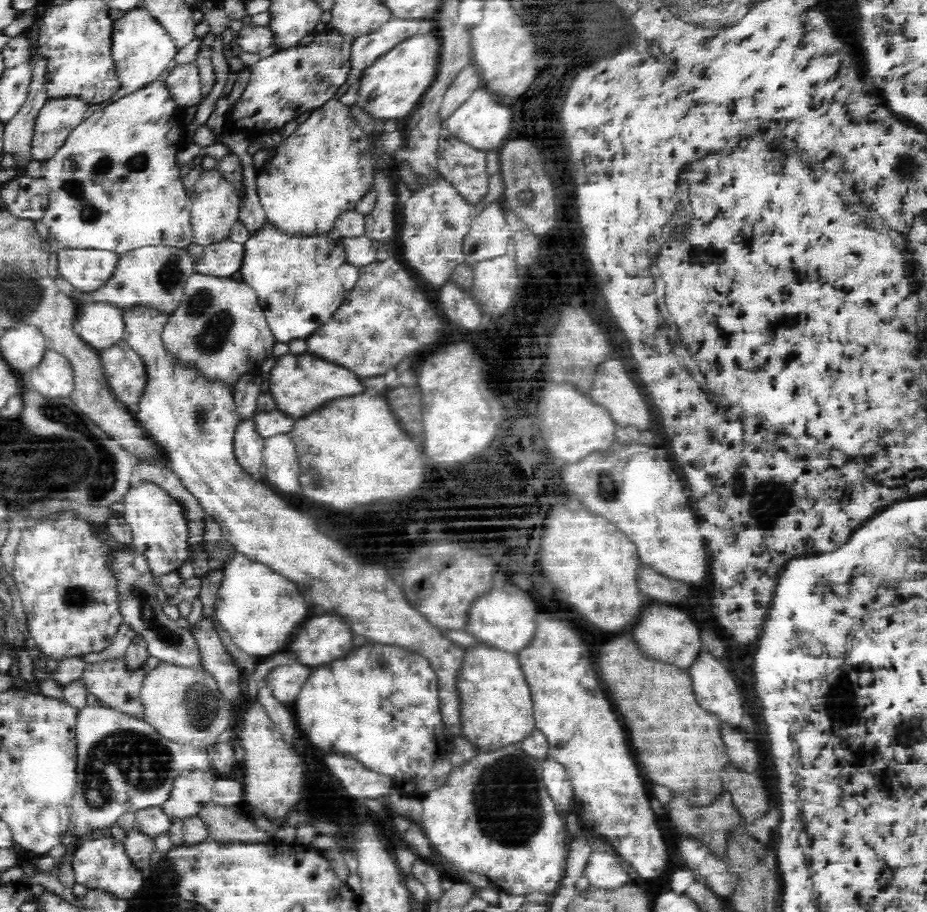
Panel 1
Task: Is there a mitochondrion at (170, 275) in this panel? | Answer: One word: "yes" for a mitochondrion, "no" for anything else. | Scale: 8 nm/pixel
yes

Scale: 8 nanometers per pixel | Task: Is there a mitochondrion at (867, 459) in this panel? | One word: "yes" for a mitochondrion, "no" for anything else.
no

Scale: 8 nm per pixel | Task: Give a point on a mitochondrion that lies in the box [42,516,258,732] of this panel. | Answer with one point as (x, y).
(165, 634)

